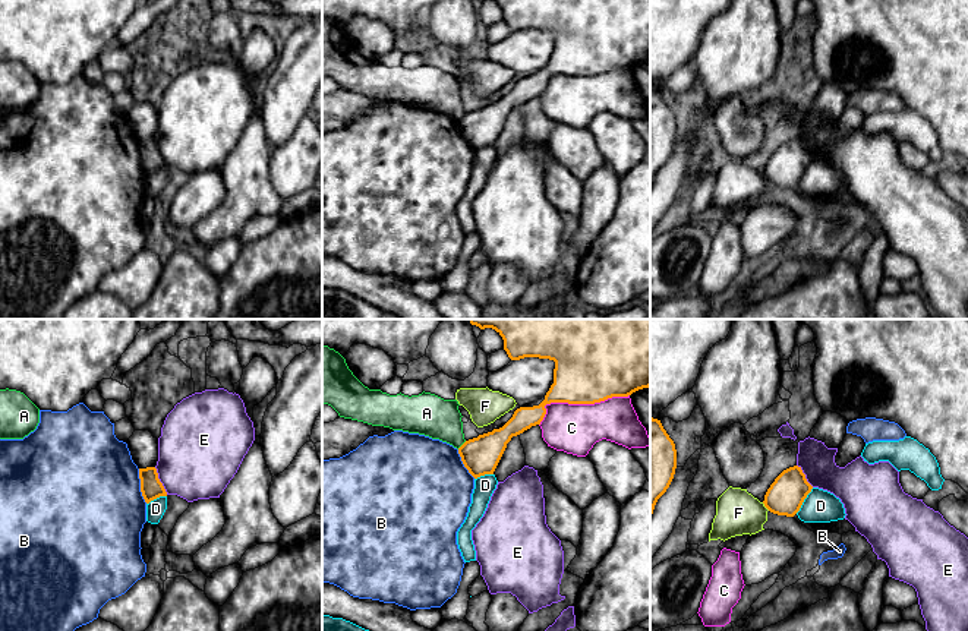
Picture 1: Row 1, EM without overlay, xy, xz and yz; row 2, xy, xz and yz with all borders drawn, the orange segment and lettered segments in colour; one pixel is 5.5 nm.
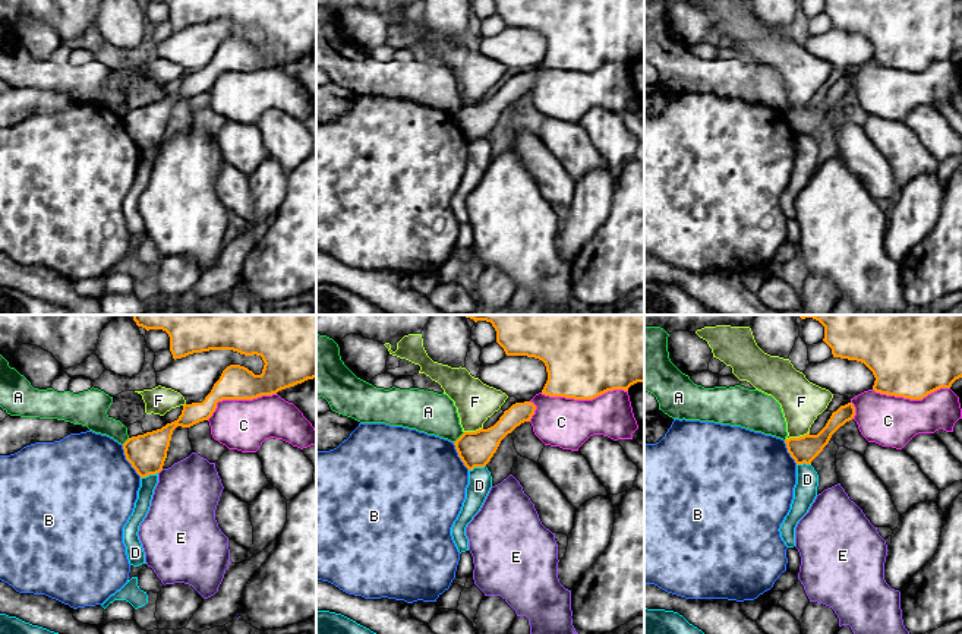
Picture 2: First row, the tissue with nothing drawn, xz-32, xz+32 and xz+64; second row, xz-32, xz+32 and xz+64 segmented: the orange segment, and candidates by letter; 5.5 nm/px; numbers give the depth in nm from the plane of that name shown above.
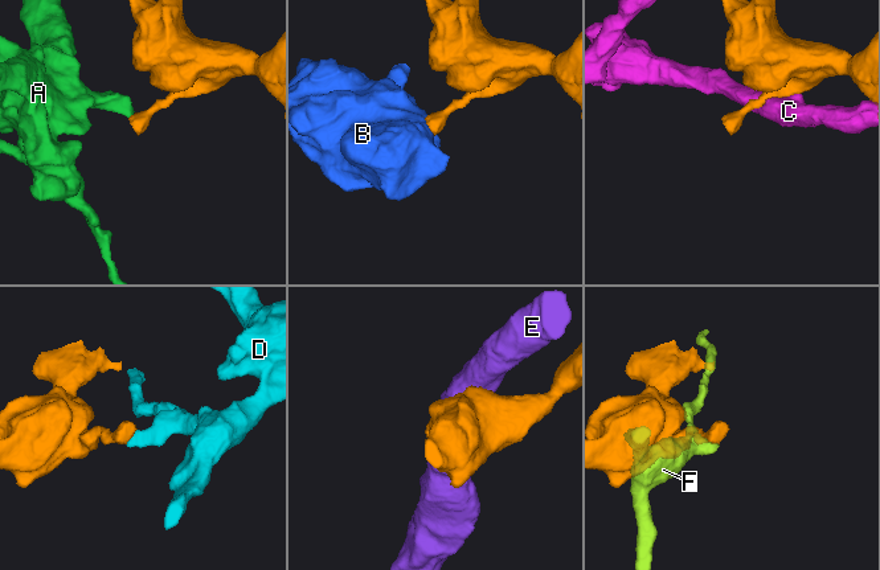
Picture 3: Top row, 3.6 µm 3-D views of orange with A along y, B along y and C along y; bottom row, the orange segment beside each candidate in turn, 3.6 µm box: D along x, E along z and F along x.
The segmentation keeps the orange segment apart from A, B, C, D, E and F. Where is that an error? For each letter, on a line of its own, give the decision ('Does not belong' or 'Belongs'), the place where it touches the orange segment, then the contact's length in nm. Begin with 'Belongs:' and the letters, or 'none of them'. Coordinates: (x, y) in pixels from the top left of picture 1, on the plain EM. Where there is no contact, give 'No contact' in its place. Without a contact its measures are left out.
Belongs: none of them
A: Does not belong. Touches orange at xz (463, 116). Shared border 70 nm
B: Does not belong. Touches orange at xy (141, 158). Shared border 200 nm
C: Does not belong. Touches orange at xz (577, 75). Shared border 500 nm
D: Does not belong. Touches orange at yz (803, 173). Shared border 170 nm
E: Does not belong. Touches orange at xy (158, 152). Shared border 170 nm
F: Does not belong. Touches orange at yz (766, 179). Shared border 60 nm

